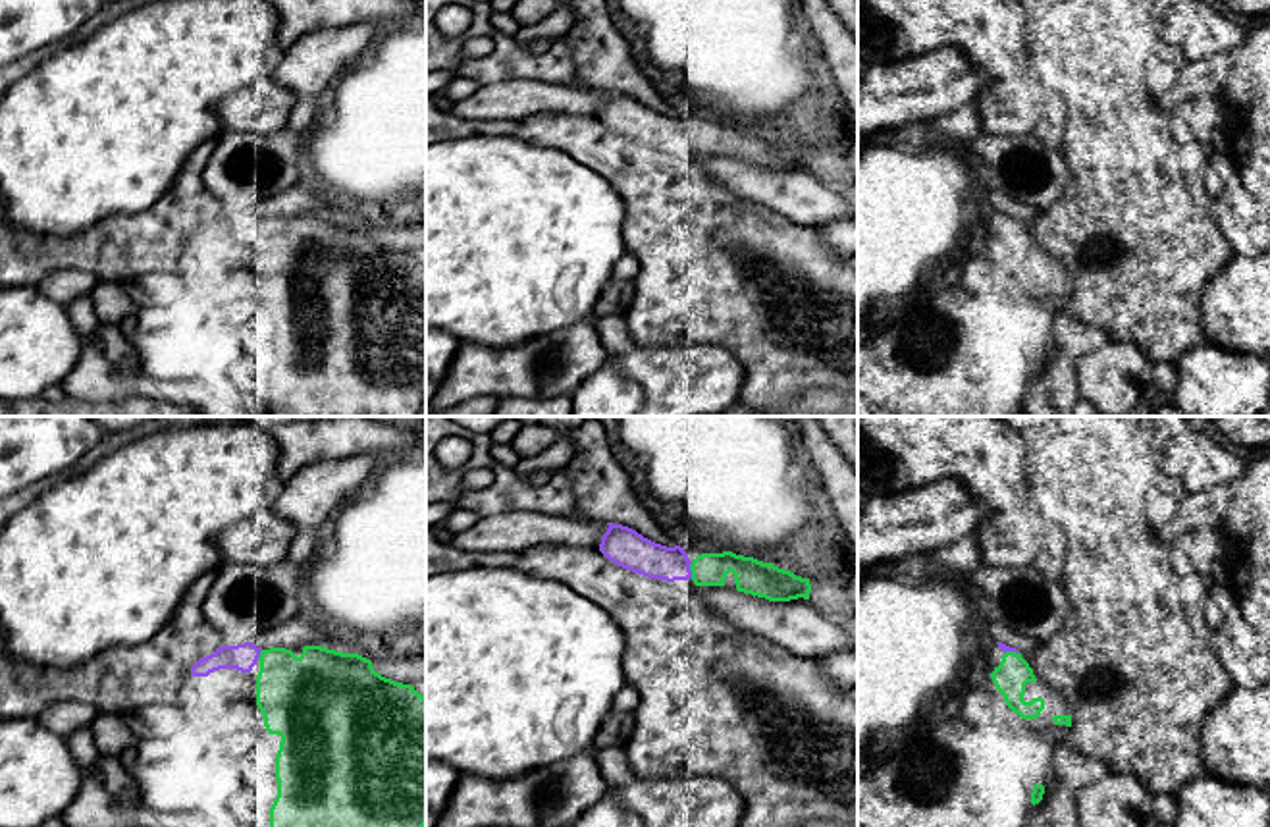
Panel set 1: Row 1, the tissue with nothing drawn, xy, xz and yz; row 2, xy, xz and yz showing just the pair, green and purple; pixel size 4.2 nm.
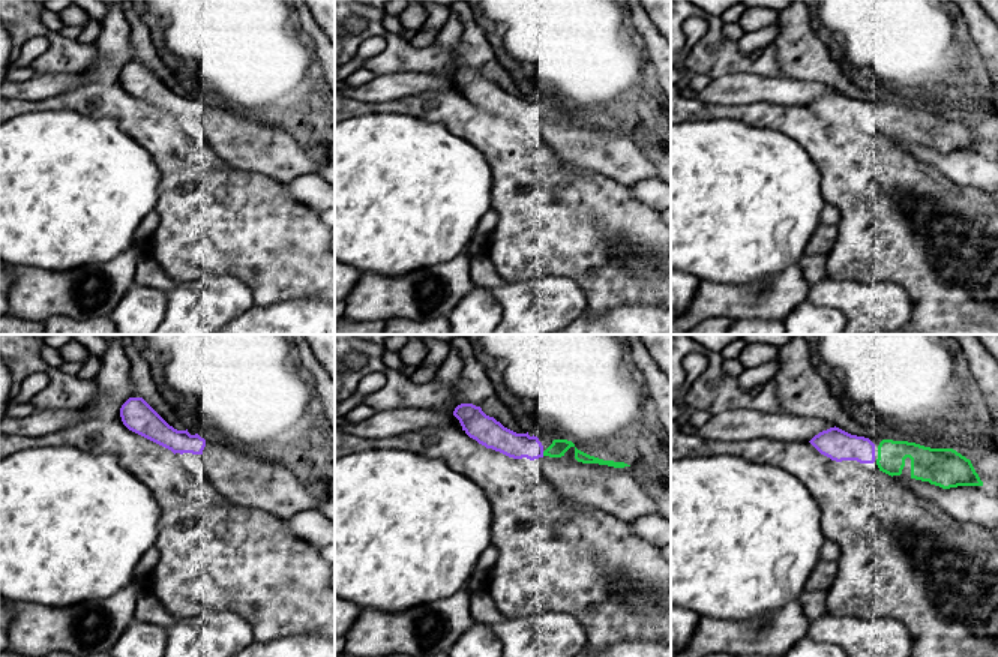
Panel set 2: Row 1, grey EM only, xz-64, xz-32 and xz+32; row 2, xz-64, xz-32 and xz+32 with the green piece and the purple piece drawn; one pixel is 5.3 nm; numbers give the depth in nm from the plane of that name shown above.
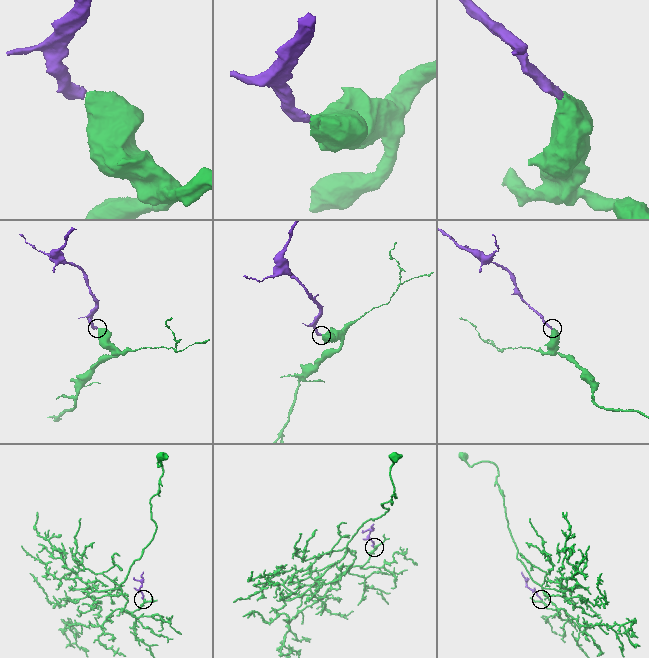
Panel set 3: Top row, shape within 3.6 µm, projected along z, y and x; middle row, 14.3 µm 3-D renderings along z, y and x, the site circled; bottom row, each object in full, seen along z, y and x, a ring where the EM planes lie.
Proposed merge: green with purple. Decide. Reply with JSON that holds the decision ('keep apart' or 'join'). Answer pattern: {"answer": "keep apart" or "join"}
{"answer": "join"}

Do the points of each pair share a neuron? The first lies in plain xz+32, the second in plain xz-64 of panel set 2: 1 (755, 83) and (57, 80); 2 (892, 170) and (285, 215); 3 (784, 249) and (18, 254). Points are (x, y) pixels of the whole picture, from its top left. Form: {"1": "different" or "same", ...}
{"1": "same", "2": "same", "3": "same"}

